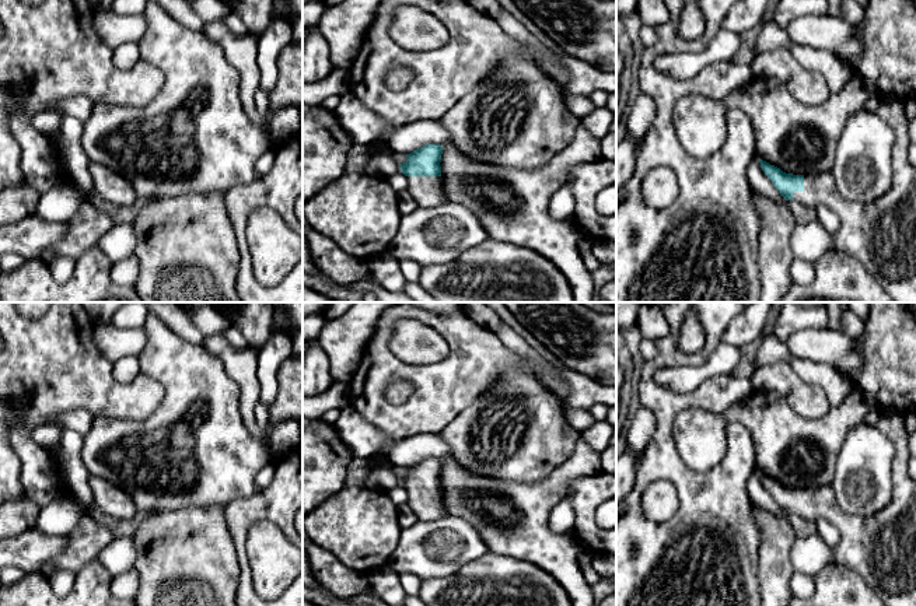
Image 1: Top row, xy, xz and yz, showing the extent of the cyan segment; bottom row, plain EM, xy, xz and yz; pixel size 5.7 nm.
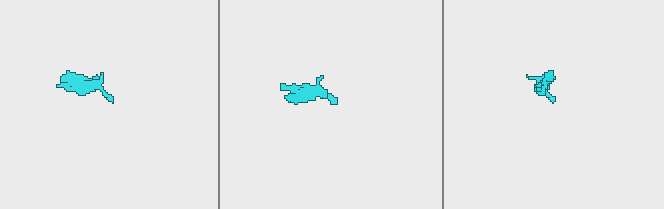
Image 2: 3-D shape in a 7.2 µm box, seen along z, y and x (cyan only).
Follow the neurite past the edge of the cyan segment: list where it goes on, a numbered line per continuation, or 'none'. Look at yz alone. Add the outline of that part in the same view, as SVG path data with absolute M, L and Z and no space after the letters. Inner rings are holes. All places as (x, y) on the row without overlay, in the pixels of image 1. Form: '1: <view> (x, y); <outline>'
1: yz (881, 547); M882 410L877 427L895 446L892 465L894 493L889 504L871 516L843 512L833 495L832 486L804 488L804 504L794 505L798 516L824 518L840 533L833 547L833 561L859 572L887 606L916 606L916 481L909 476L909 434L905 413Z

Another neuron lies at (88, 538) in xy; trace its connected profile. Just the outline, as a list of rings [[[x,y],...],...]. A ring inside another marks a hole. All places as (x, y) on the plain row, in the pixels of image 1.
[[[85,514],[67,535],[67,544],[62,554],[52,558],[41,572],[48,578],[62,570],[77,574],[94,561],[113,537],[108,525],[99,523],[90,514]]]

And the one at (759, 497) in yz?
[[[755,470],[748,483],[747,483],[747,494],[752,507],[770,512],[776,516],[783,516],[786,512],[779,507],[779,504],[773,500],[772,494],[765,488],[761,481],[761,474]]]

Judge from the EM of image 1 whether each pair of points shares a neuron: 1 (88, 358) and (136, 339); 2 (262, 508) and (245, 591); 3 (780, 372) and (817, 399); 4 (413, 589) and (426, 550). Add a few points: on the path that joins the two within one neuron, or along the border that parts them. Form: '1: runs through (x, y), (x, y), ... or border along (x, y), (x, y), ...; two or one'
1: border along (95, 325), (94, 344), (112, 363); two
2: runs through (241, 525), (240, 546), (244, 570); one
3: runs through (789, 381), (808, 399); one
4: border along (399, 574), (415, 574), (422, 580); two

